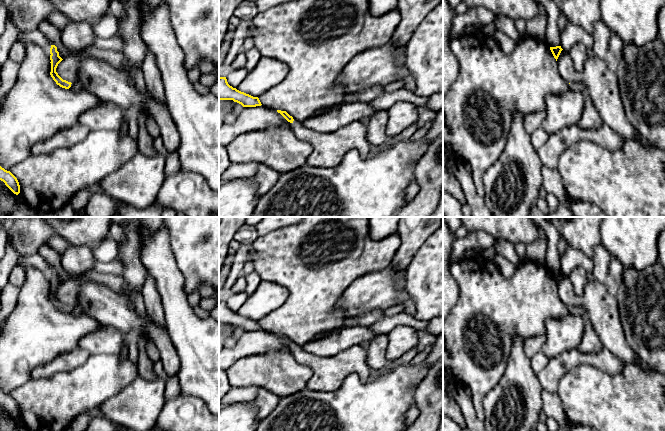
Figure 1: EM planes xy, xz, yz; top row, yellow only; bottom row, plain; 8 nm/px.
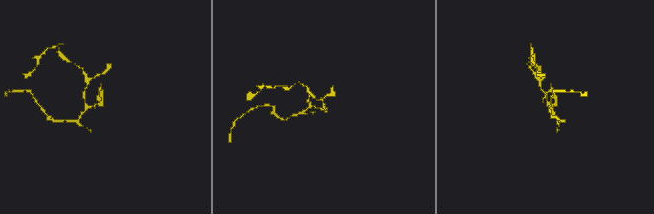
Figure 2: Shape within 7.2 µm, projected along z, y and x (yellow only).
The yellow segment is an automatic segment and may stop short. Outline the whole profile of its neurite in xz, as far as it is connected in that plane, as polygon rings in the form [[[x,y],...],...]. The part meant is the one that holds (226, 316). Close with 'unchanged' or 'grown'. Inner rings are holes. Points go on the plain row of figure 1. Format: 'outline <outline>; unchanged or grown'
outline [[[219,301],[219,324],[233,324],[243,331],[262,329],[258,321],[253,321],[230,310],[226,301]]]; unchanged

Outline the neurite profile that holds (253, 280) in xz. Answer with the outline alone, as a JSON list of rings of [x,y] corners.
[[[255,270],[247,275],[244,275],[244,277],[246,279],[246,288],[244,291],[248,295],[251,295],[258,288],[261,278]]]

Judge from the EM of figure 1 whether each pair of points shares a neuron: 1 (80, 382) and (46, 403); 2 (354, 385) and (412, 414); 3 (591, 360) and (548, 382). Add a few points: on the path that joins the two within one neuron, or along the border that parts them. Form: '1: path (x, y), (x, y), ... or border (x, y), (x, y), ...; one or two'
1: path (72, 390), (54, 402); one
2: border (413, 404), (407, 411), (405, 420); two
3: path (580, 359), (573, 359), (559, 371); one

